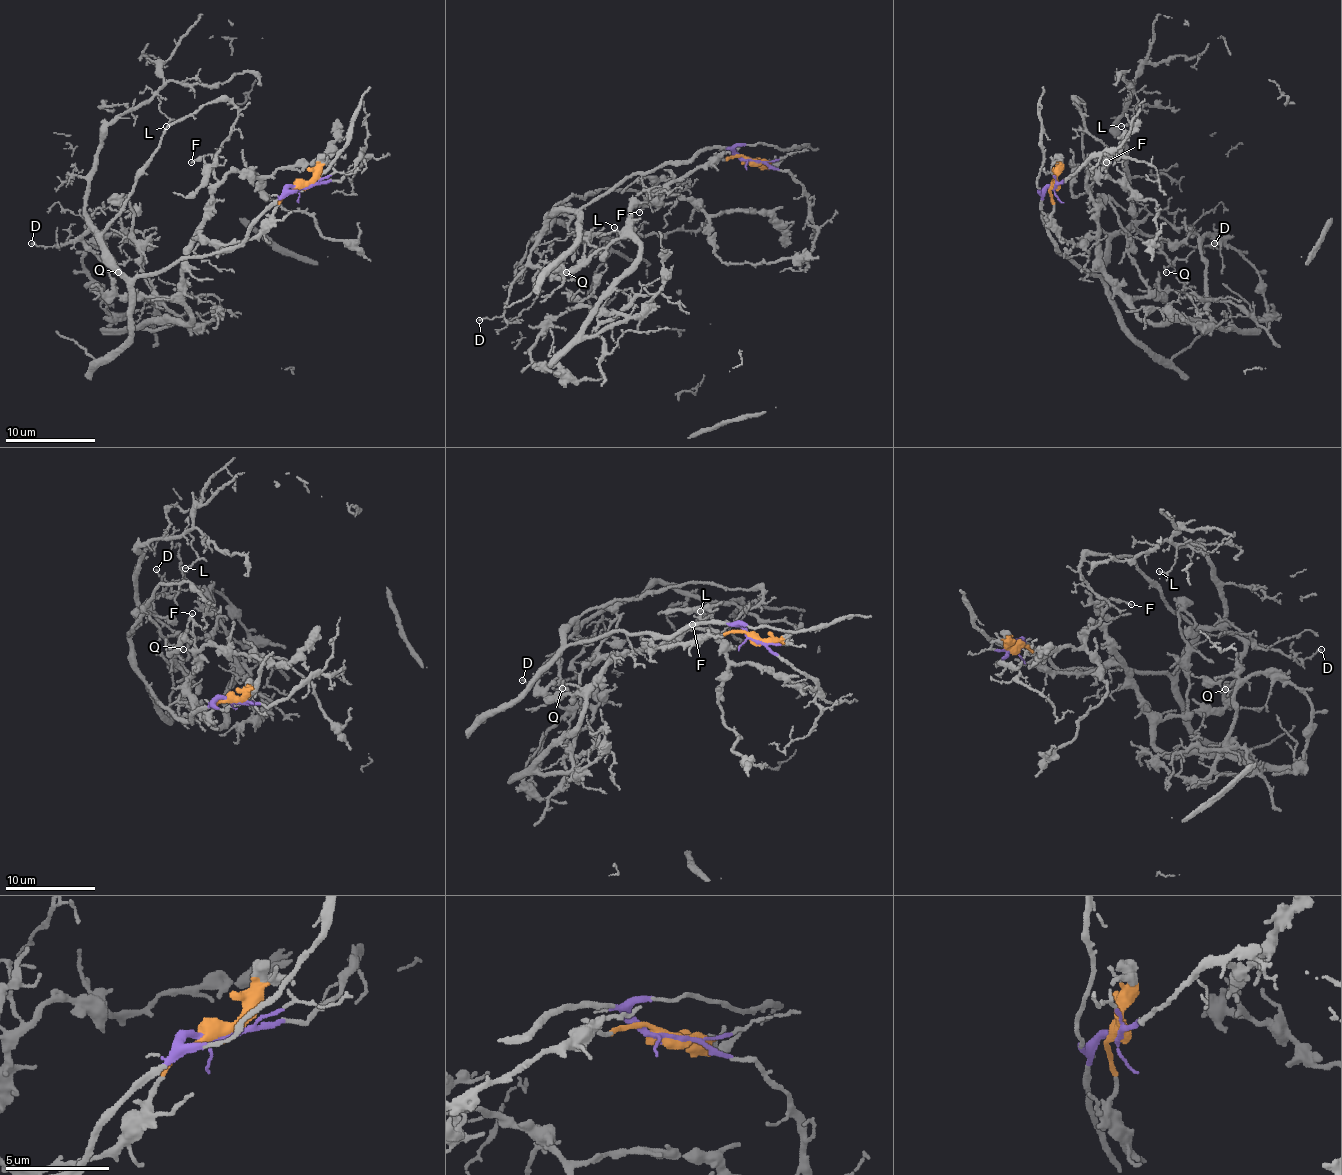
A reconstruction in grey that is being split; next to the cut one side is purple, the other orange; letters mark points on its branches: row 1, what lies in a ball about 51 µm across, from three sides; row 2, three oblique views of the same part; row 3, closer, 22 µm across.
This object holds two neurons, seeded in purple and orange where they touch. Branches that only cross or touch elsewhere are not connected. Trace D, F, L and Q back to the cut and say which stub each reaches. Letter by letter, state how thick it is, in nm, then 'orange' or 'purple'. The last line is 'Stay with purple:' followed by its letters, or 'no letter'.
D: 130 nm thick; purple
F: 130 nm thick; orange
L: 110 nm thick; purple
Q: 100 nm thick; purple
Stay with purple: D, L, Q

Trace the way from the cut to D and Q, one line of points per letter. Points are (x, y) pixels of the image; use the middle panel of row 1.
D: (751, 160), (706, 148), (553, 211), (505, 311), (478, 320)
Q: (751, 160), (706, 148), (684, 162), (625, 175), (575, 209), (553, 211), (530, 261), (553, 275), (566, 272)

